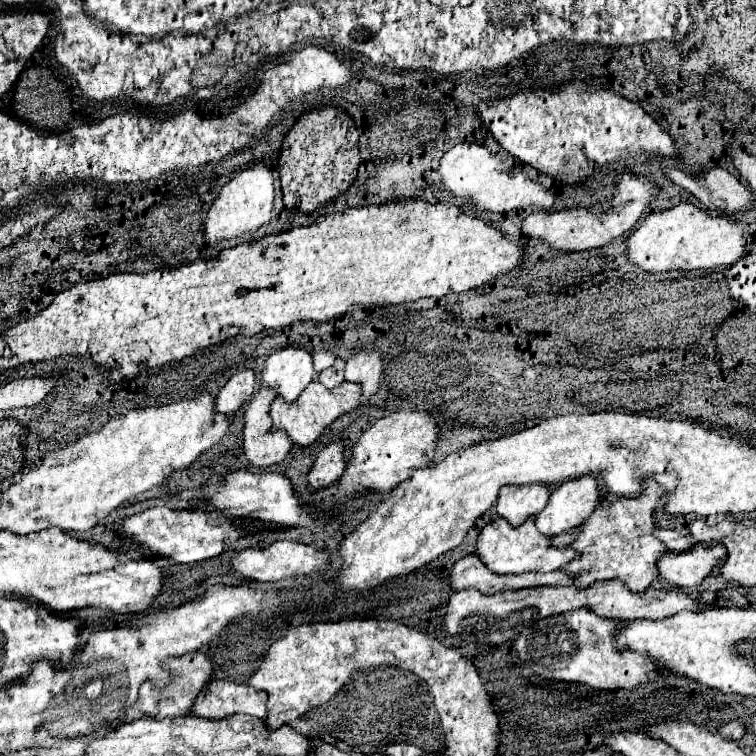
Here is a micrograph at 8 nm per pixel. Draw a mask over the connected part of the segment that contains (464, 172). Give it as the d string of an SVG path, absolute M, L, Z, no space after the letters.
M462 142L450 148L438 162L438 174L442 180L442 188L446 188L456 198L468 198L468 208L476 212L506 214L510 210L533 207L550 210L554 204L552 188L544 188L542 184L526 178L522 172L512 170L508 160L490 154L490 150L476 142Z

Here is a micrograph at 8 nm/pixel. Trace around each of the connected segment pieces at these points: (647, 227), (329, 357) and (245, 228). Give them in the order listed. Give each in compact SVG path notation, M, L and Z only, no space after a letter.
M678 204L670 210L648 214L644 222L626 238L624 258L640 266L644 272L662 274L672 271L690 271L694 268L732 266L744 256L748 244L746 228L726 216L710 216L694 204Z
M318 352L312 358L314 358L314 370L316 372L322 372L322 370L330 368L334 364L334 360L336 360L336 356L332 352Z
M256 164L238 176L234 176L228 184L222 186L218 198L212 202L208 210L208 218L204 224L204 238L206 246L216 248L222 242L252 236L260 226L264 226L270 220L272 212L272 200L274 200L274 178L268 168L262 164Z

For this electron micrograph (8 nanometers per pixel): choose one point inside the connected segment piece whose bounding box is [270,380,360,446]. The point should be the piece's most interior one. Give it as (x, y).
(316, 408)

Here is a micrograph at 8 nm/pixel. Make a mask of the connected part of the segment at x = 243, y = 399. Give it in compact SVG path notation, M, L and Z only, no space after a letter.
M242 370L234 374L226 386L218 392L216 396L216 406L214 410L224 416L232 416L248 406L248 400L252 398L256 384L256 374L252 370Z

